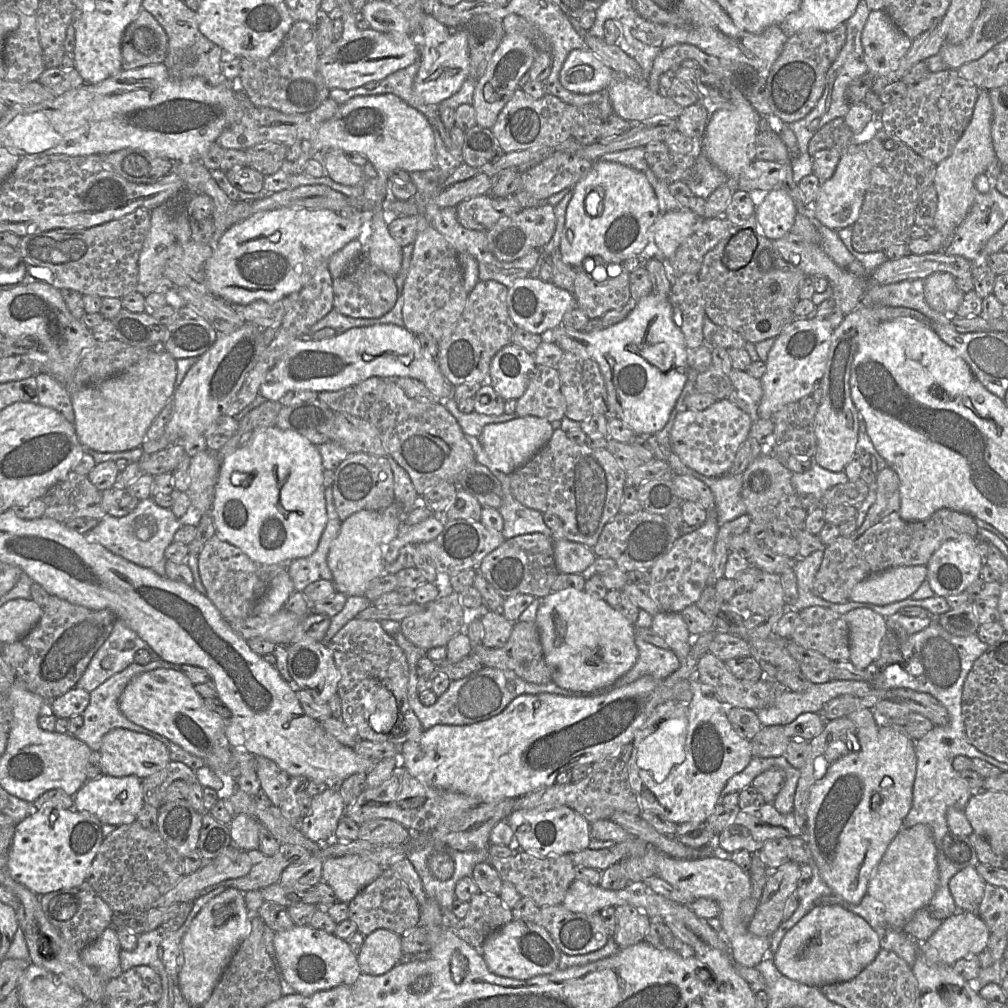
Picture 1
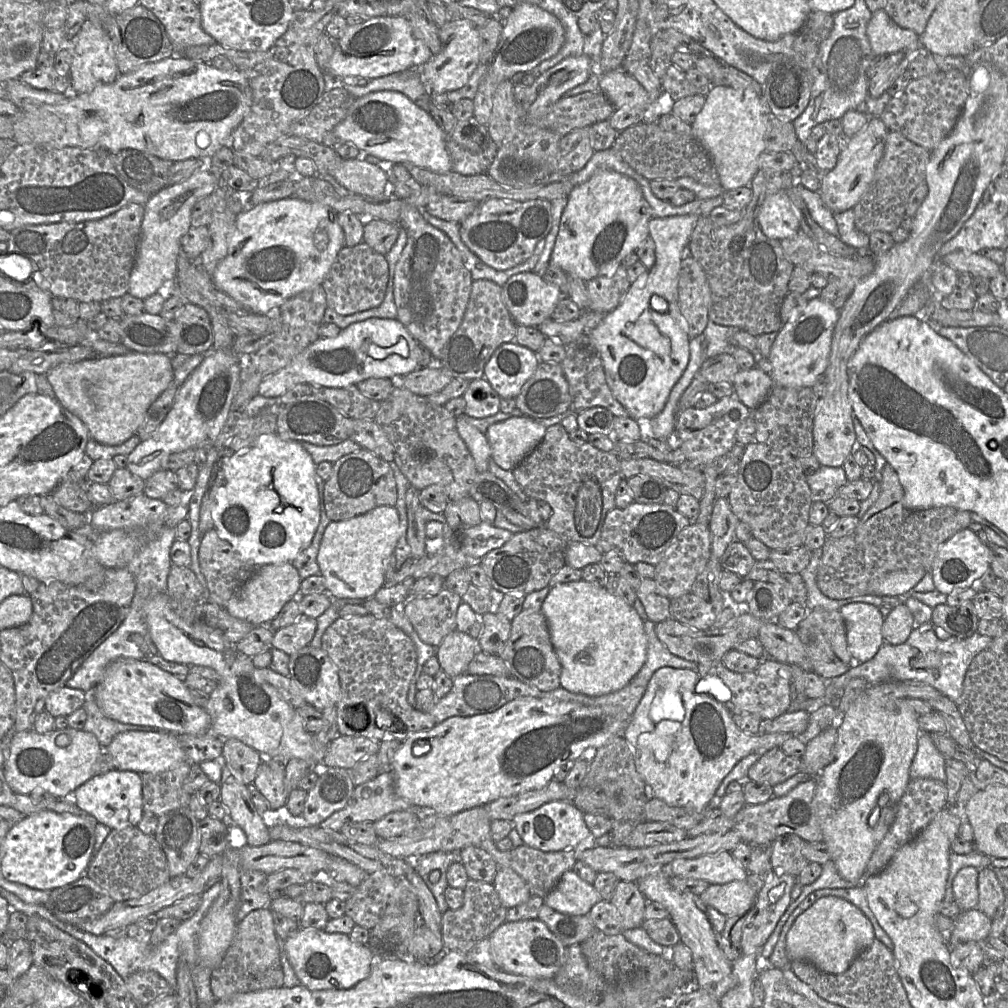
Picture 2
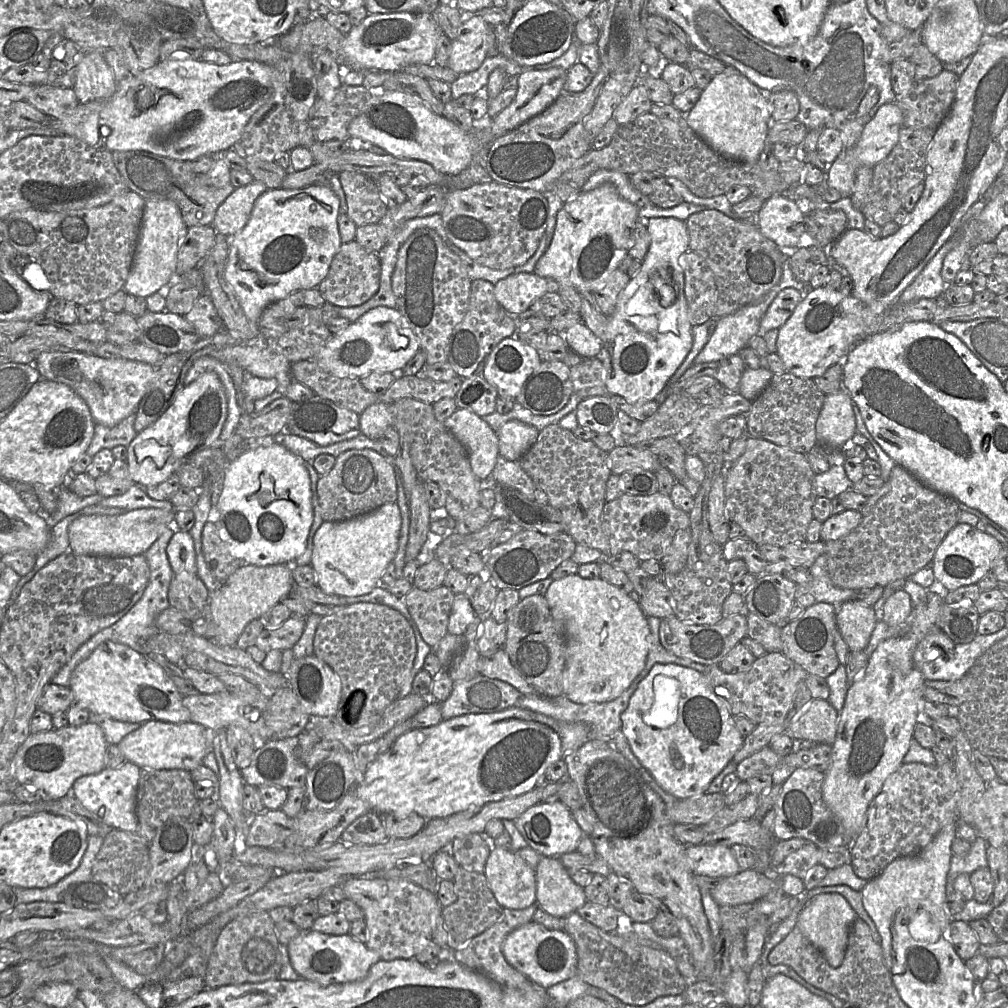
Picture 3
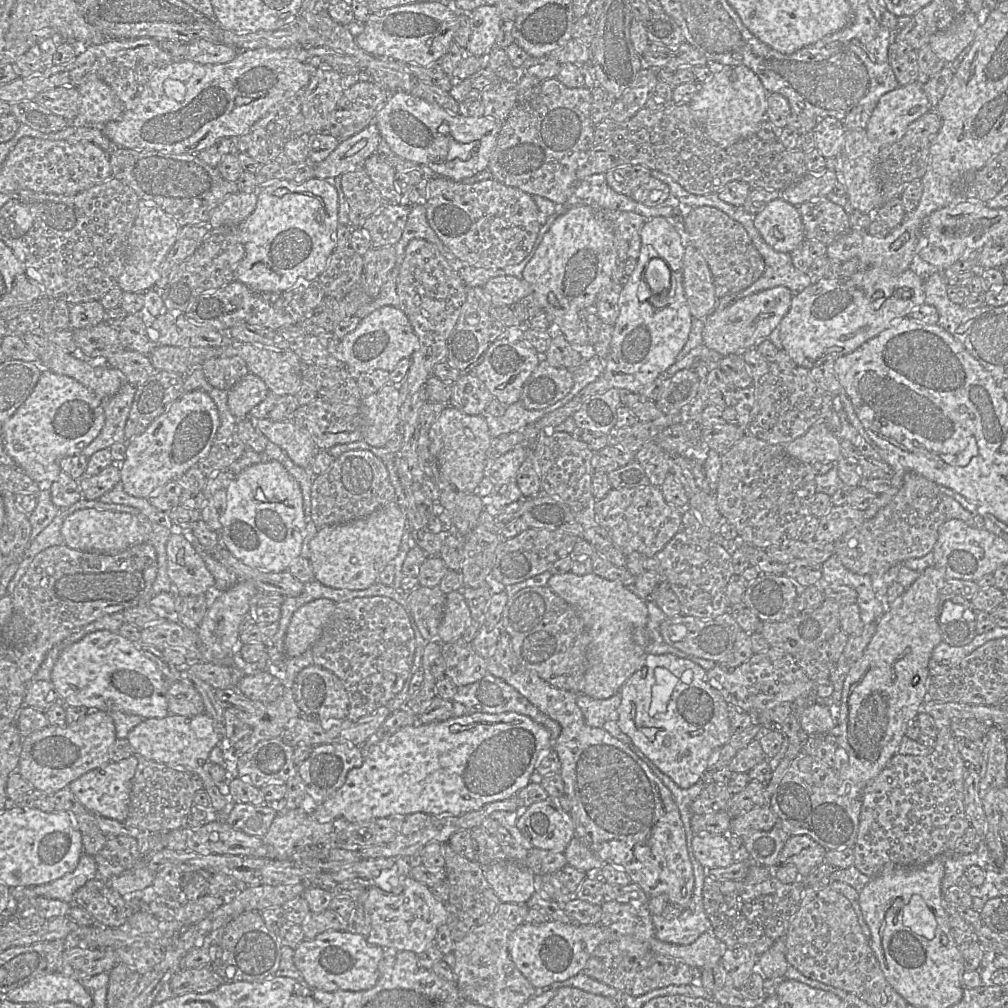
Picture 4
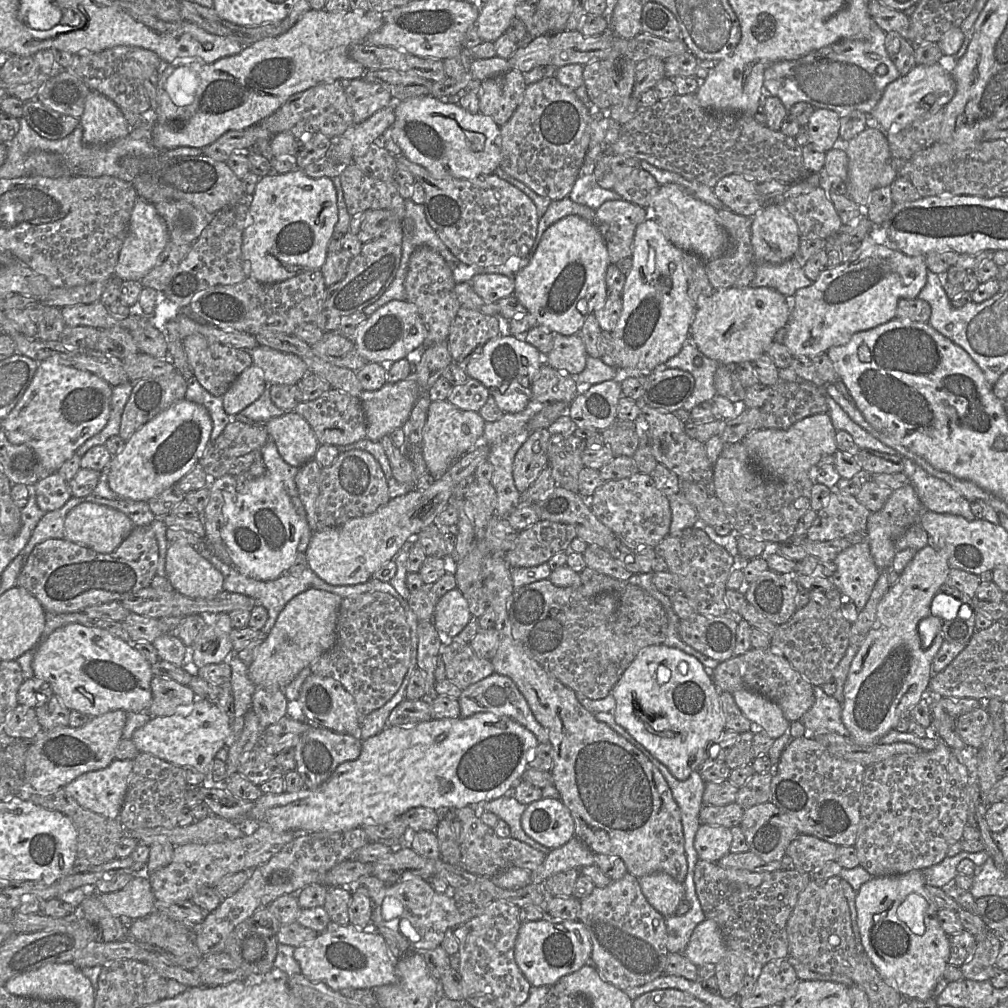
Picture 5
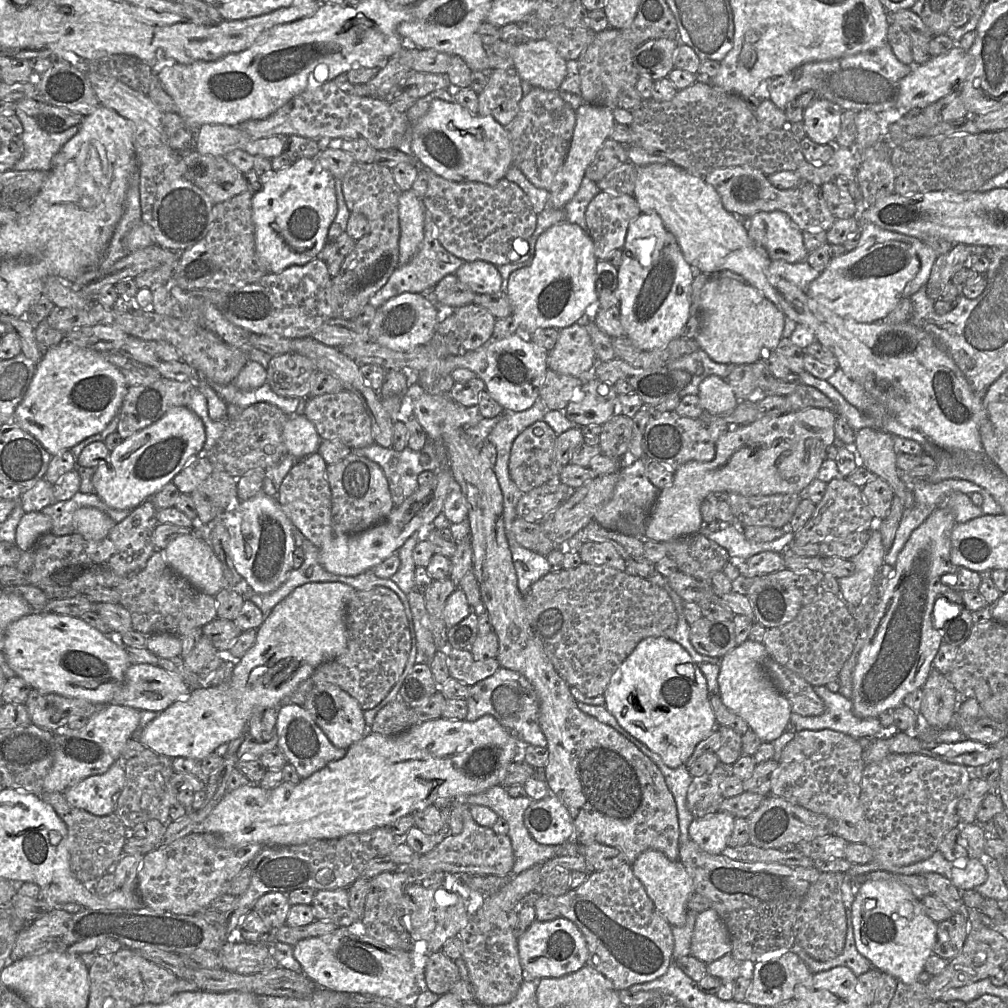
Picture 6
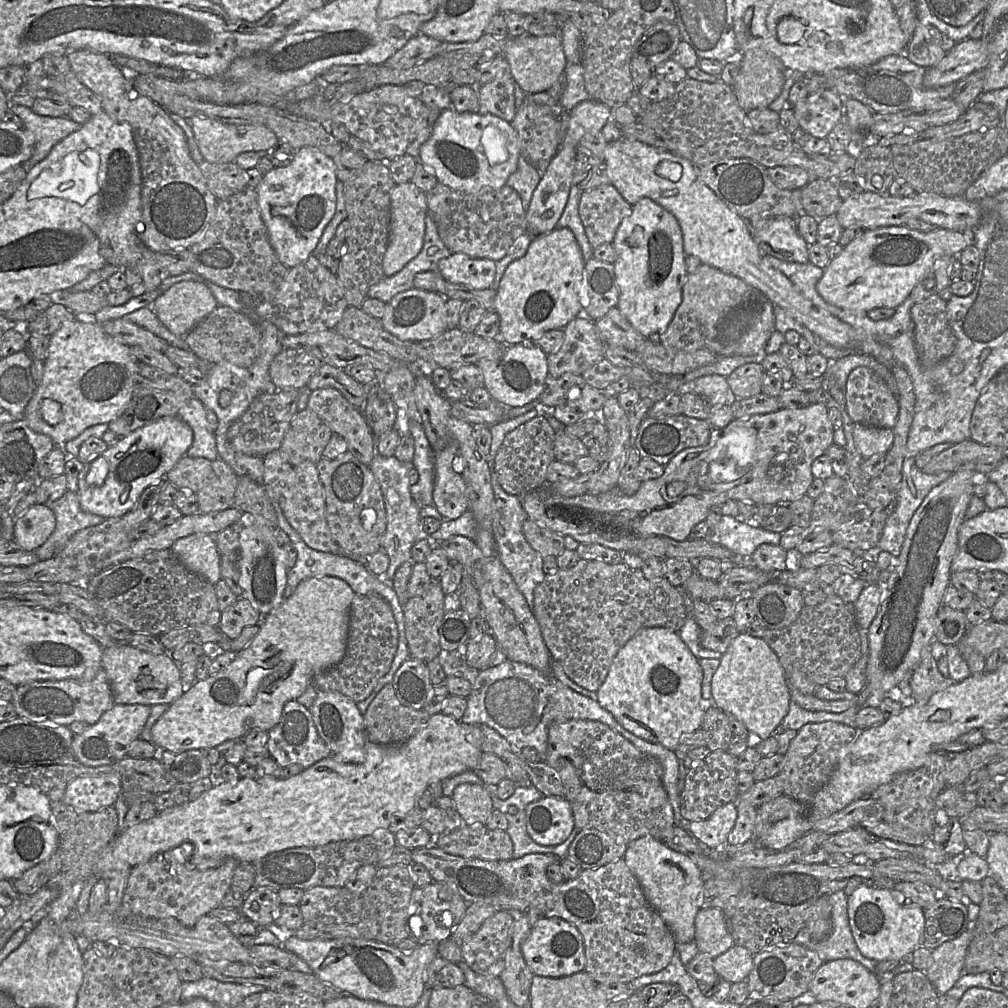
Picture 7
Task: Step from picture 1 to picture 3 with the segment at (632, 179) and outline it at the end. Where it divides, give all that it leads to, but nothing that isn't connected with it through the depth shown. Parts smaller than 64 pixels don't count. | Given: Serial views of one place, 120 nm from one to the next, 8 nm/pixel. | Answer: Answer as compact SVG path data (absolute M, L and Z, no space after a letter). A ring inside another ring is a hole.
M612 184L581 191L558 212L554 236L536 263L534 273L571 286L578 292L599 289L628 255L633 244L633 230L639 220L638 208L624 200Z

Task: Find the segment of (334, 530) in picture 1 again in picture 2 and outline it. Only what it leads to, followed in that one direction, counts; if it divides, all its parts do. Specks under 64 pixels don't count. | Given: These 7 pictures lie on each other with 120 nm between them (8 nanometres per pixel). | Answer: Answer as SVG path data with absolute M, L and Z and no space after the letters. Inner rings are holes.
M317 474L315 475L320 507L320 522L310 546L292 561L297 569L300 578L305 579L312 575L320 575L320 567L317 562L317 555L323 538L324 531L331 522L324 507L324 482Z

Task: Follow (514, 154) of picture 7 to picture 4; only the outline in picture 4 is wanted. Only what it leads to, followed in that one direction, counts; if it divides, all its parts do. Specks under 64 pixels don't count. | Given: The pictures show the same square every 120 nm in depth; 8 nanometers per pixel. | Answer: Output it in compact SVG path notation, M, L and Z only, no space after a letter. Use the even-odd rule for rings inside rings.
M396 90L390 92L373 123L396 155L426 165L439 176L461 182L488 168L504 122L486 116L451 114L409 92Z

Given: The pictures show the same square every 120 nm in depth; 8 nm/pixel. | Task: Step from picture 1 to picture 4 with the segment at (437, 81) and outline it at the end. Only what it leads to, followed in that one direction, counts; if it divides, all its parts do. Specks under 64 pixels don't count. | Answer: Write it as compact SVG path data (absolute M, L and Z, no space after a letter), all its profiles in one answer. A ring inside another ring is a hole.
M482 5L471 13L472 33L466 47L466 54L489 55L503 21L495 5Z

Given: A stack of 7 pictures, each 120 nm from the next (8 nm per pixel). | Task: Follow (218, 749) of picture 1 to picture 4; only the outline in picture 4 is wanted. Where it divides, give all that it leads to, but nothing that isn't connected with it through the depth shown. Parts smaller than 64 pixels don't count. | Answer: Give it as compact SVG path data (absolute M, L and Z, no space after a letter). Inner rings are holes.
M108 630L89 633L65 648L52 669L50 682L54 685L65 706L85 706L106 712L123 712L139 715L144 719L164 718L169 714L166 700L169 682L157 665L144 656L134 643Z

